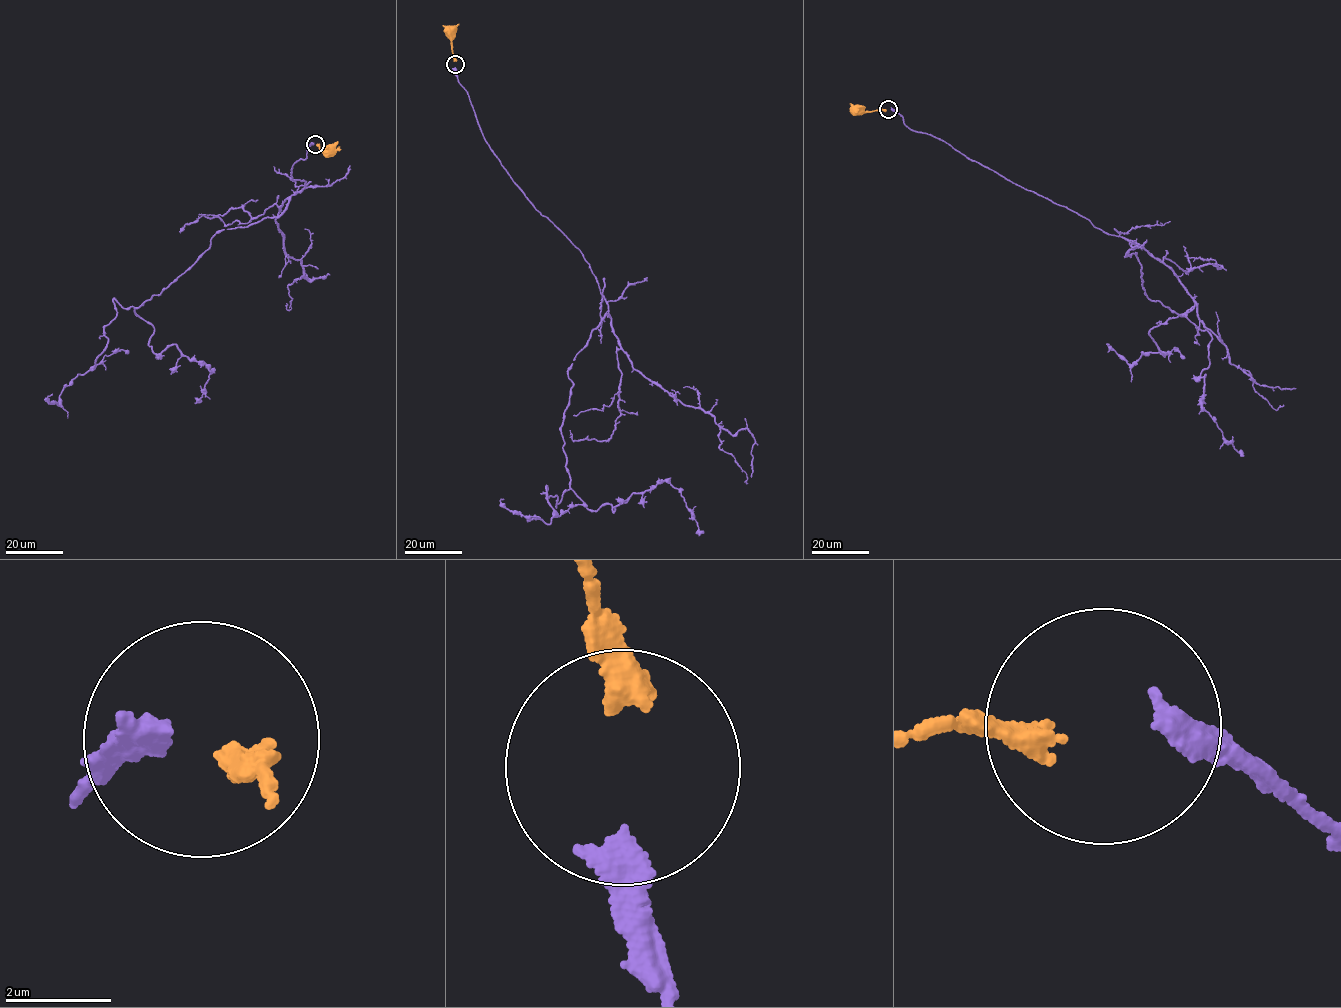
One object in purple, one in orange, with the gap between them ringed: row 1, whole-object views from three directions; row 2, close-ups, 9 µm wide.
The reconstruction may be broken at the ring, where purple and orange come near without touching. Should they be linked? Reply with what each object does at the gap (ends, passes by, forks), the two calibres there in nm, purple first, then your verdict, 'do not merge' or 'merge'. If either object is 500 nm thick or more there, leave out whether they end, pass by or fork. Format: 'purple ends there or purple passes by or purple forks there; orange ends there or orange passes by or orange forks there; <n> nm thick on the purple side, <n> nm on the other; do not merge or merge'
440 nm thick on the purple side, 500 nm on the other; do not merge

